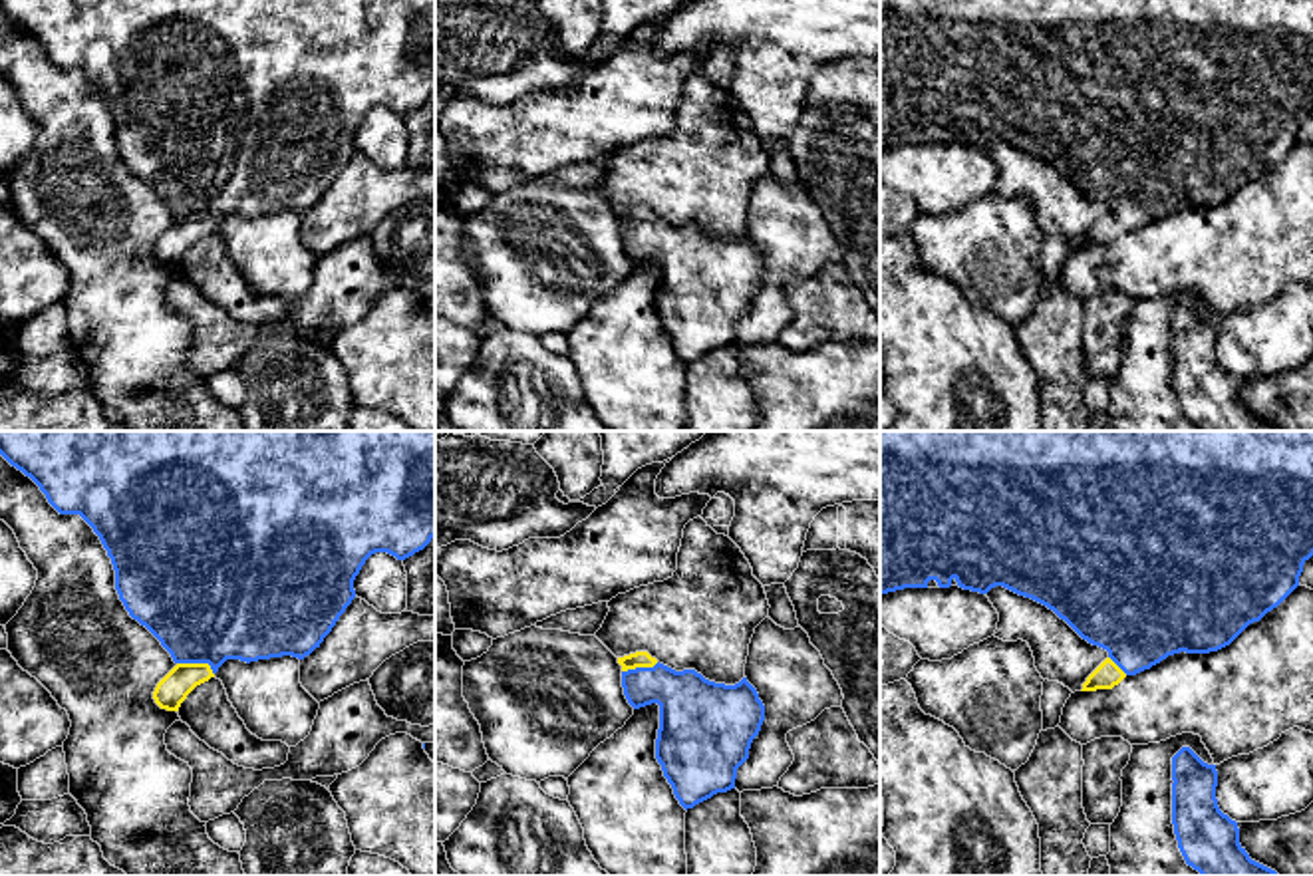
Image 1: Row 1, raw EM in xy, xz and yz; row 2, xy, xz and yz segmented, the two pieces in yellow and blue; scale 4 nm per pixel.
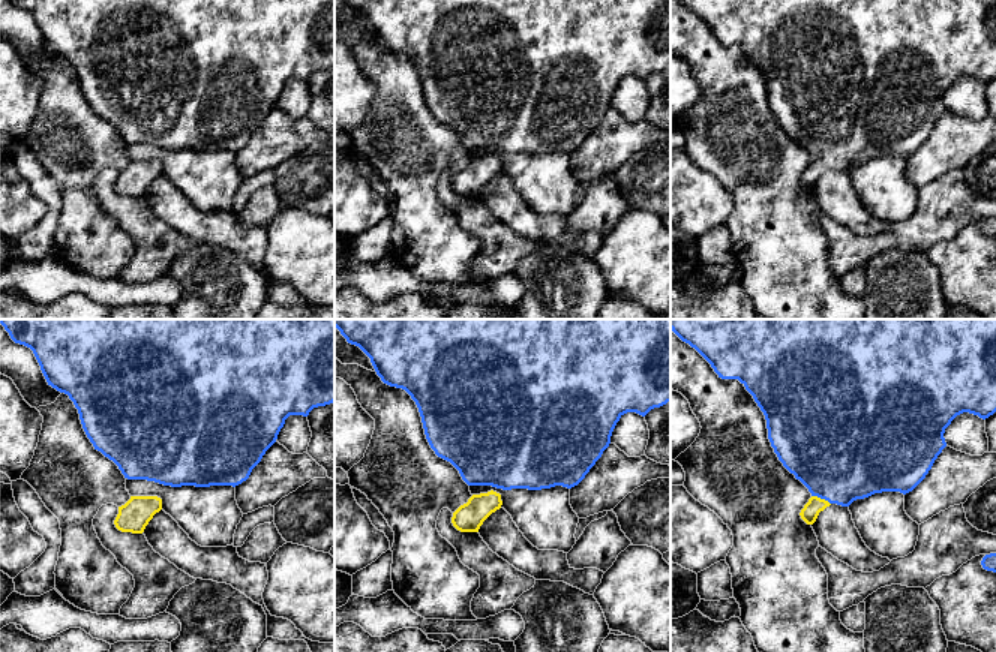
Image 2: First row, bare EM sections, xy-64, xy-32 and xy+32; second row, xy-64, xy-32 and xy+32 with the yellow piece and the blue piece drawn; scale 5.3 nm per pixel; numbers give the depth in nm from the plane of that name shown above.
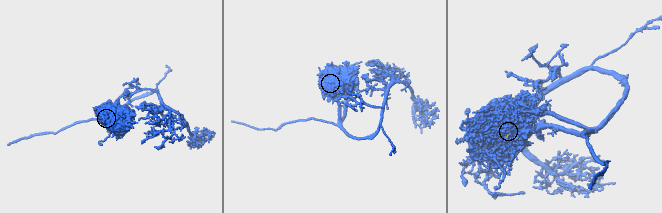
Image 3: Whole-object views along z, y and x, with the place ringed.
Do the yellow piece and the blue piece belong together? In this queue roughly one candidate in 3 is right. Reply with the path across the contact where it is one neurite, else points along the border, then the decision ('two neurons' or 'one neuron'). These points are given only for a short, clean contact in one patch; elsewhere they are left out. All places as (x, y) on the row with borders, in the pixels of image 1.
runs through xy (183, 678), (197, 664), (205, 604); one neuron

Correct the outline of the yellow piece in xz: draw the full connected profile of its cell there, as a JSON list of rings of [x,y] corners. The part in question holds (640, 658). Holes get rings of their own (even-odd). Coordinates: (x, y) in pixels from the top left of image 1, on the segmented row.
[[[648,652],[618,657],[618,663],[628,703],[634,709],[659,705],[656,759],[679,804],[687,810],[735,789],[737,769],[749,759],[751,743],[765,721],[765,705],[747,677],[735,685],[715,683],[695,669],[675,671]]]

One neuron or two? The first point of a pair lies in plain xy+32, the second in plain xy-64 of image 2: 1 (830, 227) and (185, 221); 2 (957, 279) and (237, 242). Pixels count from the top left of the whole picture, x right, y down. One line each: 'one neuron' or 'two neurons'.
1: two neurons
2: two neurons

